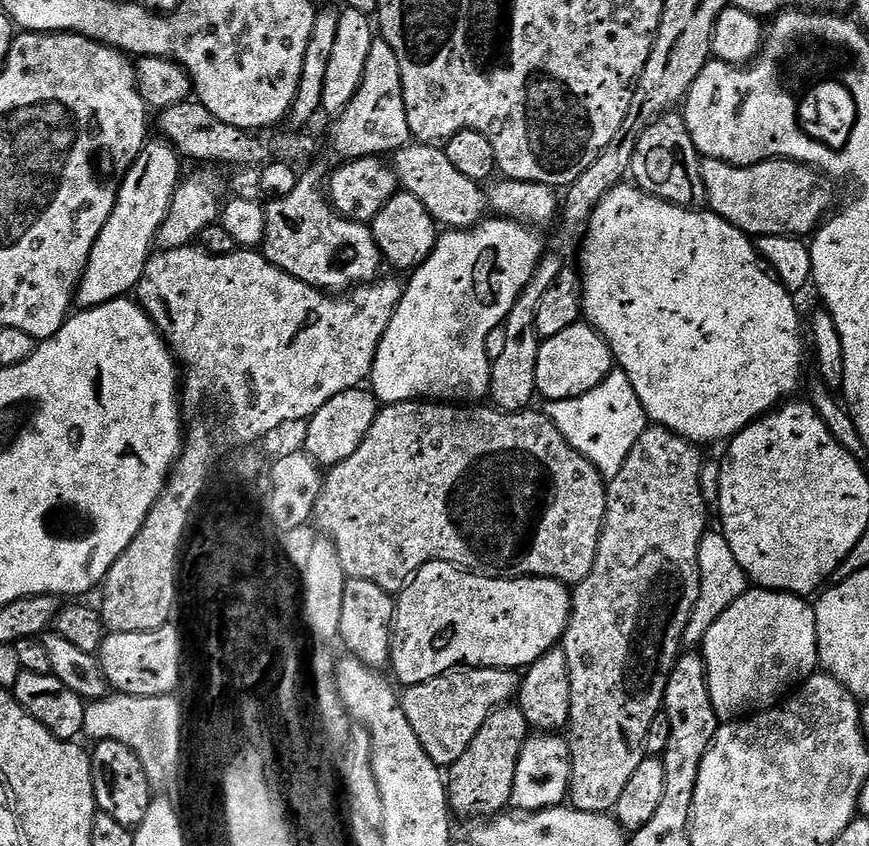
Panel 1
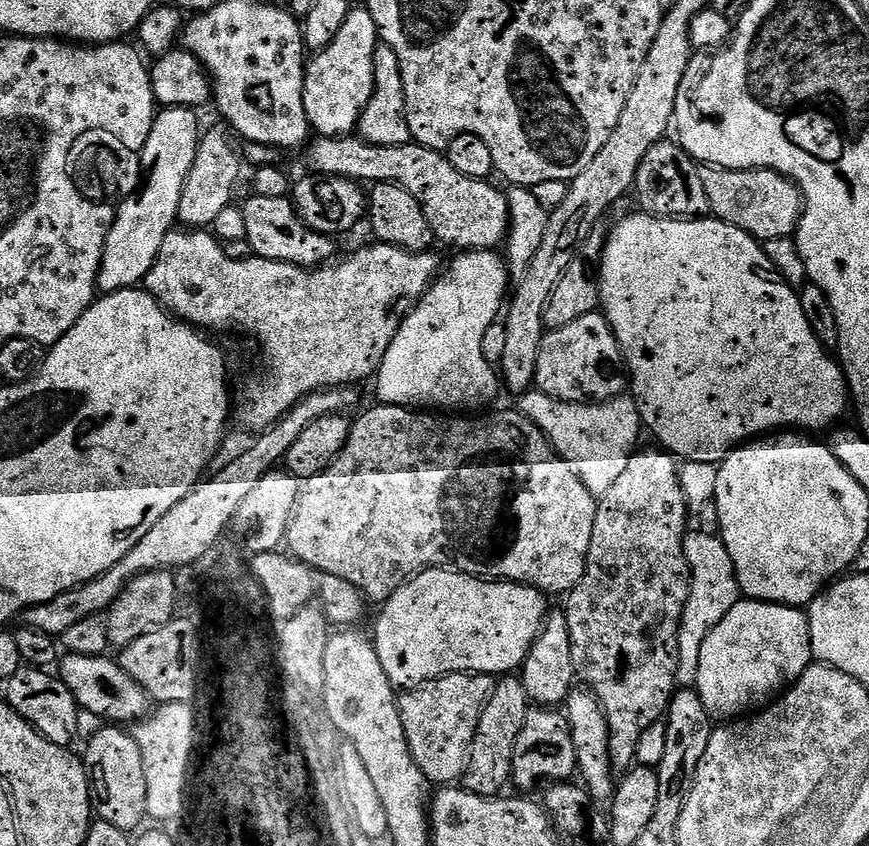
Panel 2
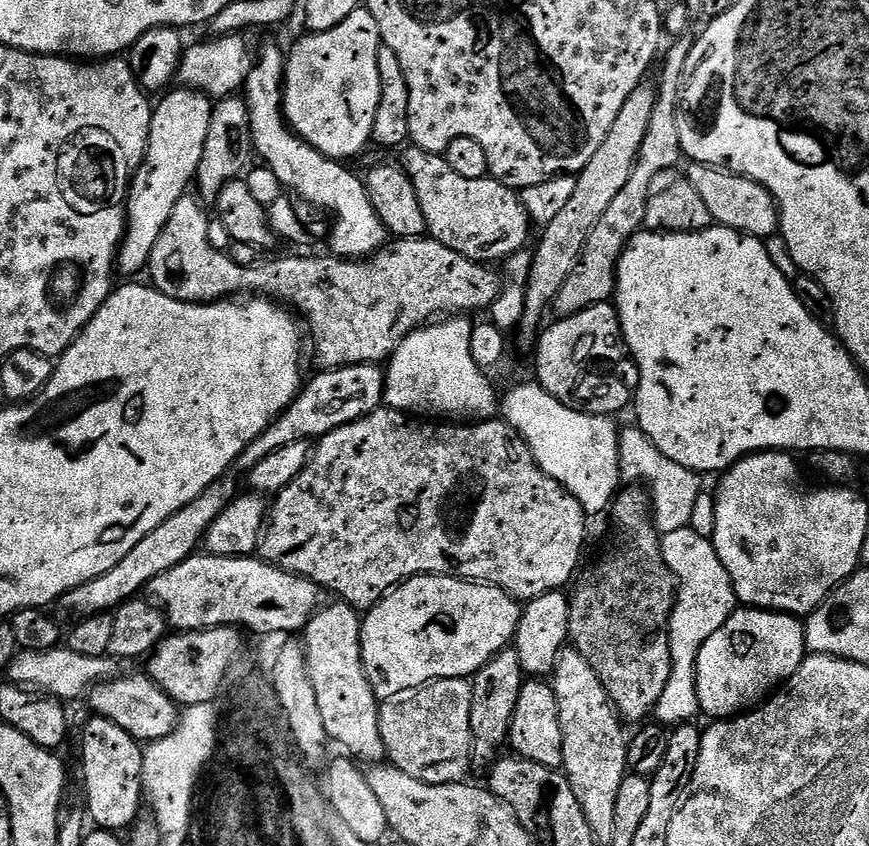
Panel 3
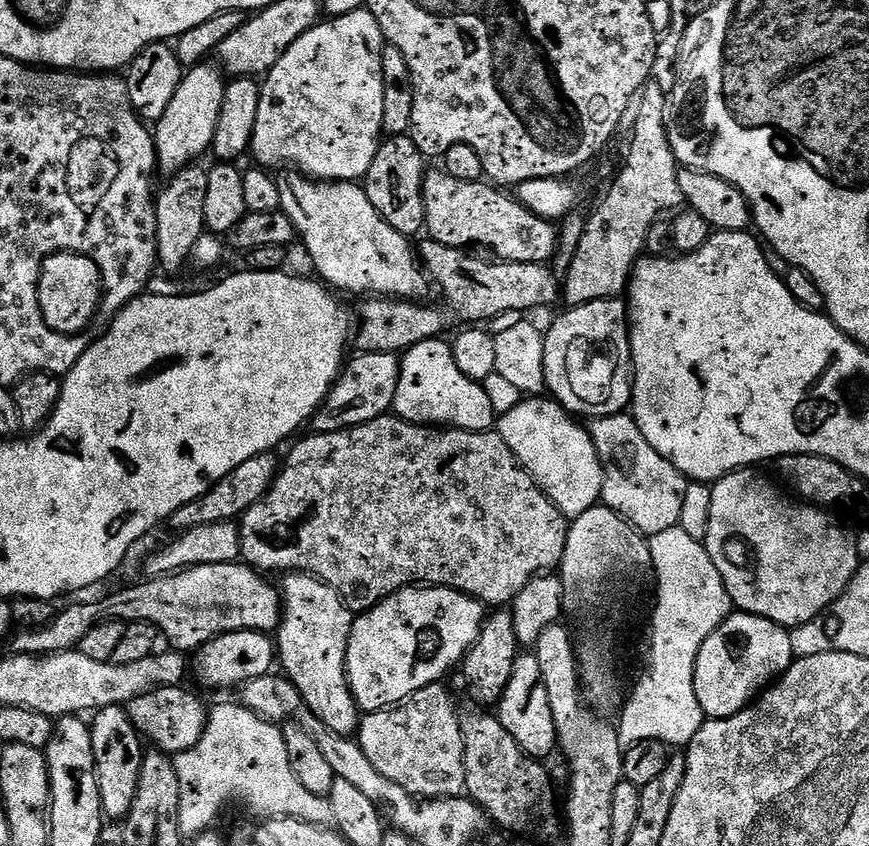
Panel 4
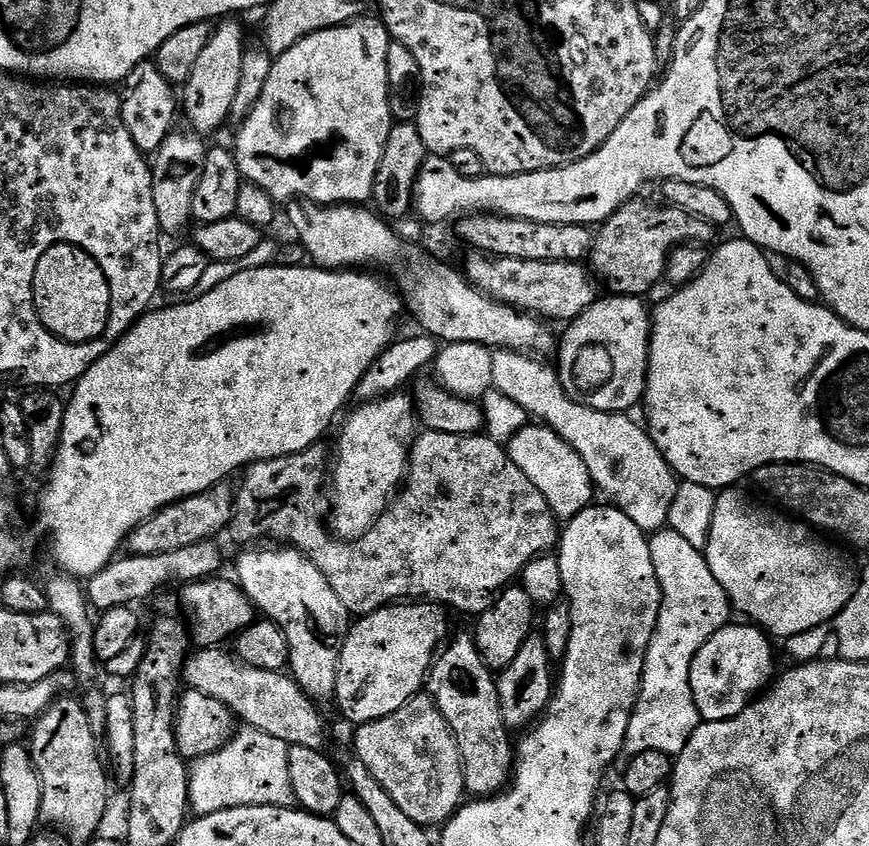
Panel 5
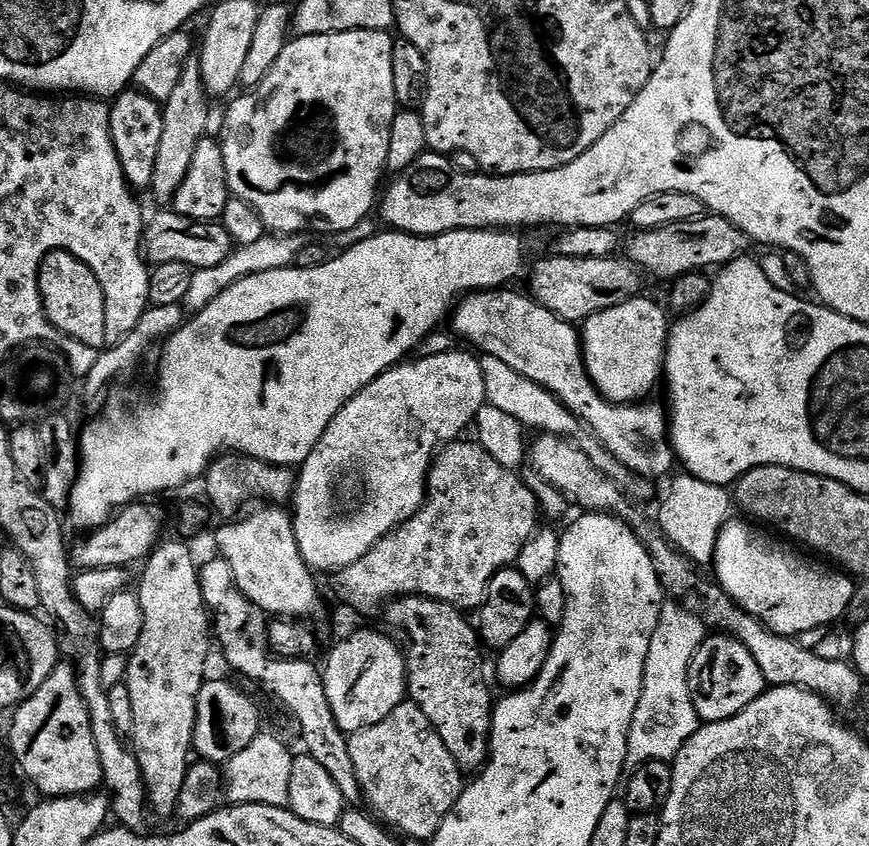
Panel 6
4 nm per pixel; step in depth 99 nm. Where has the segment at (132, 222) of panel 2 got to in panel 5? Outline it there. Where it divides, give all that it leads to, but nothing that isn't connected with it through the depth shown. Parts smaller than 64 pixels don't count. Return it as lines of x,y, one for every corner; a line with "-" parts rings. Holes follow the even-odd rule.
228,18
215,25
206,50
202,50
198,62
194,62
190,78
182,86
182,116
189,120
191,131
201,134
215,134
229,123
234,106
234,94
242,79
242,58
246,51
244,28

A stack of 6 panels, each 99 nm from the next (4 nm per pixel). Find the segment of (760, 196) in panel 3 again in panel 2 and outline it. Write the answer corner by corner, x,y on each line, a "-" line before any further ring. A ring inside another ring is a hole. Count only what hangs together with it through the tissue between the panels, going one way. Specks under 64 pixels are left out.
704,166
701,167
700,177
702,178
702,186
706,186
706,198
712,207
711,215
730,226
738,226
738,230
746,230
746,234
750,234
755,240
761,242
766,240
782,240
791,237
795,233
796,227
800,225
800,216
804,213
804,198
800,195
800,188
793,180
788,180
785,176
778,174
774,170
769,168
713,168
711,166

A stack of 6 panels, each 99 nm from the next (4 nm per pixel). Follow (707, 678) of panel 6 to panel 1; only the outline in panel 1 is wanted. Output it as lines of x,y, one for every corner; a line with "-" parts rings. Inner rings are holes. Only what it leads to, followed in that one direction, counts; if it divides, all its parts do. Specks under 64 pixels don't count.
753,587
710,626
702,641
702,655
708,668
710,702
714,702
717,721
742,720
765,708
775,708
793,689
817,675
820,655
816,610
808,603
805,597
793,596
791,592
769,592
767,588

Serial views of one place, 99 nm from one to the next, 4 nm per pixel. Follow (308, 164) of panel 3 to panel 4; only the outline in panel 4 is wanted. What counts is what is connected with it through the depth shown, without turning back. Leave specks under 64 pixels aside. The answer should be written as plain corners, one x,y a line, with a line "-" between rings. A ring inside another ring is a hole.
284,170
276,185
280,191
280,211
290,218
299,243
304,243
316,267
315,275
325,285
341,293
368,292
364,294
376,298
413,302
425,299
430,277
418,262
413,241
384,221
359,183
313,180
302,172

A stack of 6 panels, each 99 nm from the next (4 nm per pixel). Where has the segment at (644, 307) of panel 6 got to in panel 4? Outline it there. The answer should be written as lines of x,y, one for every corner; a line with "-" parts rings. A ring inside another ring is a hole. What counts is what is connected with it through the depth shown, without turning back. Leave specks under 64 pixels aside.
623,299
599,300
577,308
568,308
549,328
546,328
544,384
551,399
561,404
573,417
595,418
621,415
631,405
633,379
630,308

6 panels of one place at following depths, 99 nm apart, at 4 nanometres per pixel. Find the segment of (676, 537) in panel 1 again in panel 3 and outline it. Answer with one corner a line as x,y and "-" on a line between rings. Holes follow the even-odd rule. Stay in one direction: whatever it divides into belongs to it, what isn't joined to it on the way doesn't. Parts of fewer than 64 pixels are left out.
636,486
625,487
610,505
611,516
617,528
616,545
588,573
585,571
579,577
580,585
579,580
575,585
576,597
573,595
568,601
568,638
571,647
577,648
582,658
594,666
598,678
602,678
602,686
606,686
621,717
625,721
644,722
648,720
647,716
651,717
655,713
658,700
662,698
662,690
666,690
666,682
670,682
672,659
668,623
676,605
678,585
676,575
670,566
666,566
660,549
662,536
656,531
652,519
652,502
647,491

